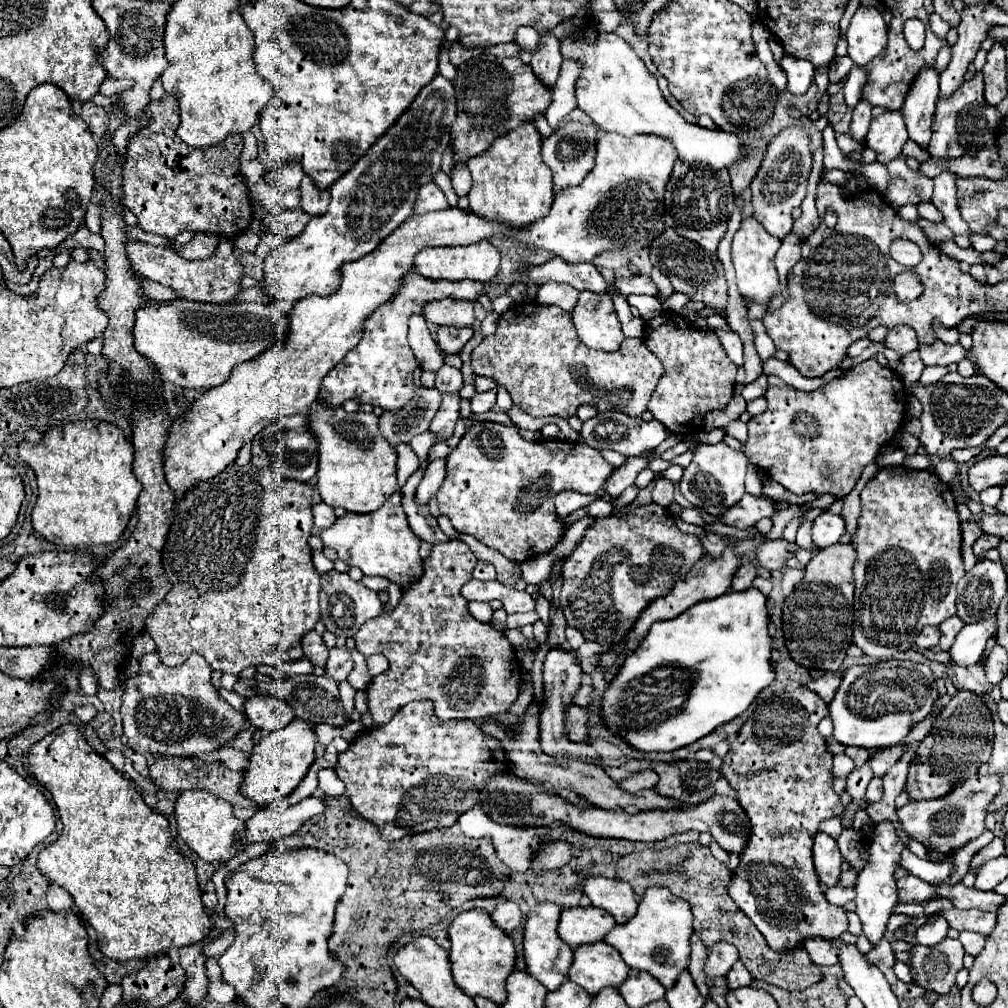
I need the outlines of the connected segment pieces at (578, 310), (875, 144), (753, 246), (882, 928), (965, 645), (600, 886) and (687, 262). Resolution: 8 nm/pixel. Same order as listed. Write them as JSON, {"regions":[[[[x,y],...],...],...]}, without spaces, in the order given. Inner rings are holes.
{"regions":[[[[589,290],[581,292],[571,316],[579,338],[589,348],[603,352],[615,352],[621,348],[625,336],[613,308],[613,300],[607,294],[595,294]]],[[[885,112],[871,120],[865,144],[877,152],[877,162],[887,164],[901,156],[903,144],[907,142],[907,128],[899,112]]],[[[753,216],[743,218],[741,228],[735,232],[733,236],[733,244],[731,244],[731,260],[737,272],[737,284],[739,290],[743,294],[745,300],[753,300],[753,302],[767,302],[769,296],[773,294],[773,290],[779,284],[777,278],[777,270],[773,266],[773,258],[775,252],[779,248],[779,240],[773,238]]],[[[891,822],[877,824],[877,828],[871,836],[871,842],[869,842],[869,856],[871,856],[869,864],[861,870],[861,874],[857,876],[857,884],[855,884],[855,892],[857,892],[855,914],[861,918],[863,934],[871,942],[871,948],[875,948],[883,940],[883,936],[887,932],[891,908],[897,904],[897,886],[893,880],[893,870],[897,868],[897,860],[899,860],[904,848],[905,844],[895,834]]],[[[991,616],[991,620],[965,624],[963,630],[957,634],[955,644],[949,650],[951,662],[959,666],[977,664],[985,650],[987,640],[995,634],[997,634],[997,616]]],[[[591,876],[583,882],[583,894],[587,894],[593,906],[607,910],[617,924],[625,924],[627,920],[631,920],[639,904],[633,888],[619,878]]],[[[665,228],[649,246],[651,250],[651,264],[657,266],[673,284],[675,292],[689,294],[693,300],[703,300],[707,306],[717,310],[725,308],[727,302],[727,282],[721,262],[715,254],[703,250],[699,244],[689,242],[687,238],[679,236],[673,228]]]]}

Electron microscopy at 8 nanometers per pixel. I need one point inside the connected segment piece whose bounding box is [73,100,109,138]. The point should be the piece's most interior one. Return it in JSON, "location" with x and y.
{"location":[96,118]}

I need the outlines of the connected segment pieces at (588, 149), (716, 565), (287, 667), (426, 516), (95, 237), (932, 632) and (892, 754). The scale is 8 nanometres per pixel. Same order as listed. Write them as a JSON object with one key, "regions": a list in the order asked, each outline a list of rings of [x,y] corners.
{"regions":[[[[569,122],[557,128],[547,140],[543,140],[543,160],[549,164],[553,172],[553,188],[563,190],[567,186],[575,186],[583,182],[583,176],[593,168],[595,164],[595,144],[597,144],[597,128],[585,126],[579,122]]],[[[727,548],[727,552],[723,552],[723,556],[719,558],[711,558],[711,556],[701,556],[701,560],[697,564],[693,564],[691,572],[679,580],[673,590],[663,596],[663,598],[657,598],[641,616],[639,616],[639,622],[633,626],[633,630],[629,632],[627,640],[641,640],[653,622],[659,622],[659,620],[669,620],[669,618],[675,618],[679,614],[683,614],[687,608],[691,608],[693,604],[697,602],[703,602],[703,600],[711,600],[711,598],[719,598],[721,594],[727,594],[729,588],[731,588],[731,580],[735,576],[735,568],[739,568],[741,560],[739,556],[735,556],[735,552],[731,552],[731,548]]],[[[301,656],[299,660],[295,660],[295,662],[291,662],[291,664],[283,664],[281,670],[283,670],[285,674],[289,674],[289,676],[311,674],[313,672],[313,664],[311,664],[305,656]]],[[[429,458],[421,464],[419,470],[415,470],[409,476],[409,480],[405,482],[405,486],[401,488],[401,504],[405,508],[409,526],[415,532],[415,536],[421,538],[421,540],[425,540],[425,542],[429,542],[429,544],[441,544],[441,542],[447,542],[449,536],[443,534],[443,530],[439,528],[437,520],[429,514],[429,510],[423,508],[423,506],[419,506],[417,500],[415,500],[415,488],[419,486],[419,480],[423,478],[423,472],[425,472],[427,464],[431,464]]],[[[81,226],[73,236],[69,236],[61,246],[57,246],[57,248],[53,248],[53,252],[55,254],[59,254],[59,252],[63,252],[63,250],[71,250],[71,248],[91,248],[91,250],[97,250],[99,254],[103,252],[103,238],[101,238],[101,234],[93,234],[93,232],[89,232],[85,226]]],[[[927,626],[923,628],[923,632],[917,636],[917,646],[919,648],[933,648],[939,644],[939,626]]],[[[893,746],[893,748],[887,748],[887,750],[881,750],[881,752],[875,752],[871,758],[869,758],[869,766],[873,768],[875,776],[885,776],[887,770],[901,758],[901,754],[905,752],[903,746]]]]}

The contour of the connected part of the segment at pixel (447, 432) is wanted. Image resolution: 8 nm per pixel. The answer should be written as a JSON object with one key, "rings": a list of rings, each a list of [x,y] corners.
{"rings":[[[443,394],[441,408],[429,426],[429,430],[437,436],[437,442],[445,442],[447,438],[451,438],[457,418],[459,418],[459,396],[457,394]]]}

